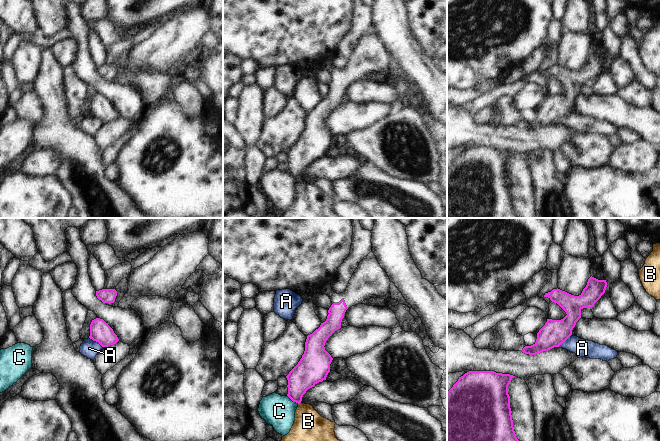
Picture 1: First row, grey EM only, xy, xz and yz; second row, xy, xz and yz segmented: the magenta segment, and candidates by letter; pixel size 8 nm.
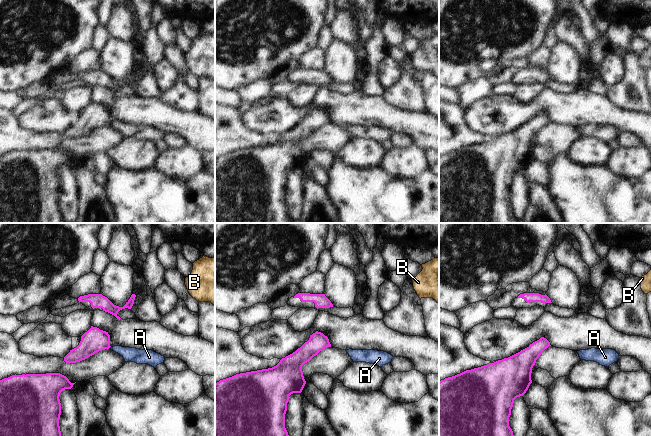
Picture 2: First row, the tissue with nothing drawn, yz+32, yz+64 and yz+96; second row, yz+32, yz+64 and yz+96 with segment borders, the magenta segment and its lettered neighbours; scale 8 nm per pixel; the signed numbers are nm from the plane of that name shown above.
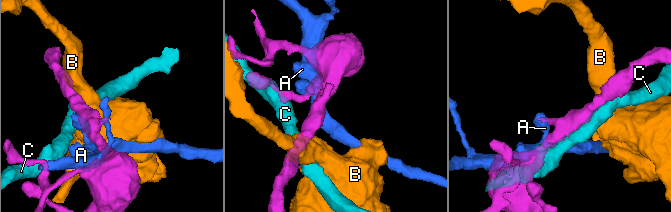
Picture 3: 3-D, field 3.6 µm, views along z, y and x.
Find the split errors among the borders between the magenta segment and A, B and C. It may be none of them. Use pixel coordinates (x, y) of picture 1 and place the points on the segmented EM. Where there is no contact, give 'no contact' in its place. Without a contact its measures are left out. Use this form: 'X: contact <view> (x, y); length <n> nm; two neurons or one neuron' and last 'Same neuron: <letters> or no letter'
A: contact yz (563, 341); length 160 nm; two neurons
B: contact xz (299, 403); length 30 nm; two neurons
C: contact xz (293, 401); length 120 nm; two neurons
Same neuron: no letter

